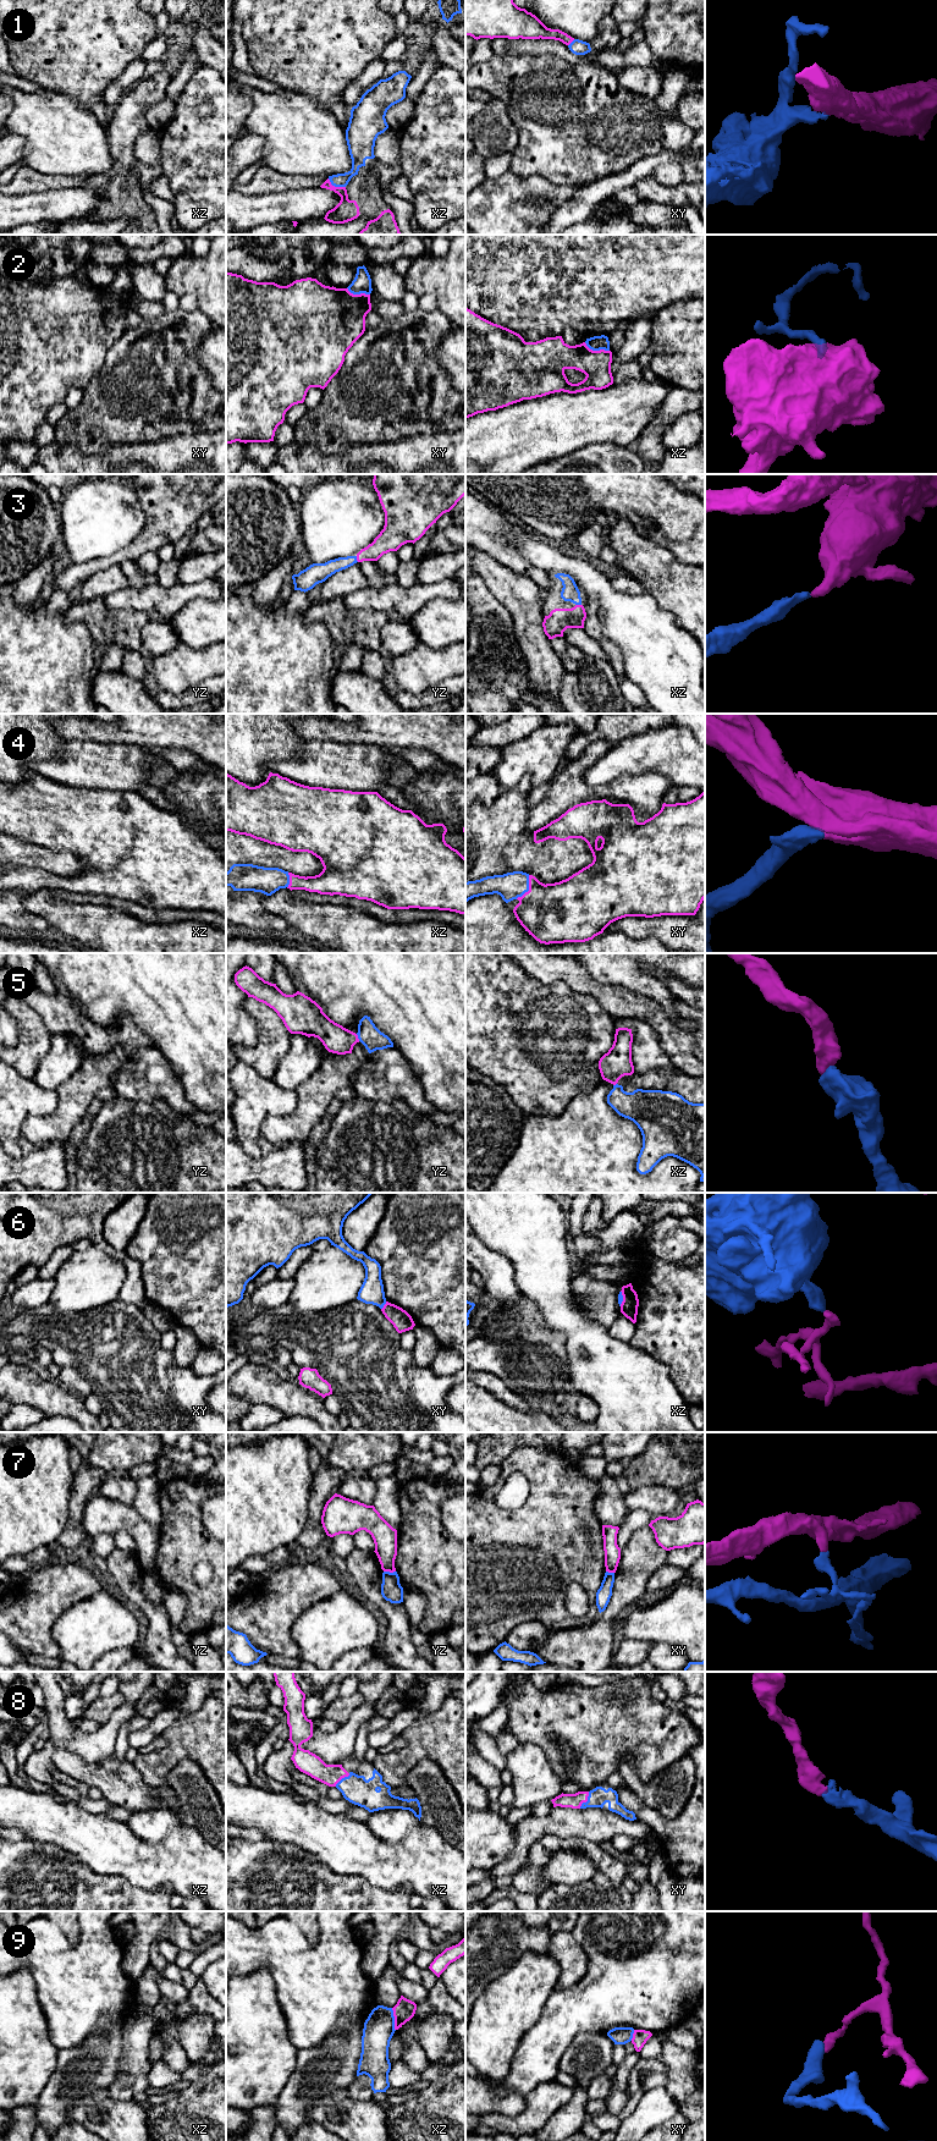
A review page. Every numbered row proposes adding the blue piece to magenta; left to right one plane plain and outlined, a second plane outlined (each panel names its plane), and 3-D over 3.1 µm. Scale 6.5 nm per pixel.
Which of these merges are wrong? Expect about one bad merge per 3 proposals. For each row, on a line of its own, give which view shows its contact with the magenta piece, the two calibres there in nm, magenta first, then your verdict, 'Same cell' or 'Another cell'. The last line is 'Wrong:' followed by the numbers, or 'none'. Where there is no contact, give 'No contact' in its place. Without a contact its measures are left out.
1: Touches magenta in xz. Thickness 150 nm (magenta) against 100 nm. Same cell
2: Touches magenta in xz. Thickness 190 nm (magenta) against 100 nm. Another cell
3: Touches magenta in yz. Thickness 150 nm (magenta) against 110 nm. Same cell
4: Touches magenta in xy. Thickness 400 nm (magenta) against 180 nm. Same cell
5: Touches magenta in yz. Thickness 190 nm (magenta) against 150 nm. Same cell
6: Touches magenta in xy. Thickness 140 nm (magenta) against 160 nm. Another cell
7: Touches magenta in yz. Thickness 160 nm (magenta) against 140 nm. Another cell
8: Touches magenta in xy. Thickness 100 nm (magenta) against 120 nm. Same cell
9: Touches magenta in xz. Thickness 140 nm (magenta) against 200 nm. Another cell
Wrong: 2, 6, 7, 9

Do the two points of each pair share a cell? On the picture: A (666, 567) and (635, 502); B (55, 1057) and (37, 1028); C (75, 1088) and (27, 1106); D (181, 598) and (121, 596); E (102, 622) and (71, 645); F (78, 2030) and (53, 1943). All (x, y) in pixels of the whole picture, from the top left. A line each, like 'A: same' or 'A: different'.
A: different
B: different
C: different
D: same
E: different
F: same

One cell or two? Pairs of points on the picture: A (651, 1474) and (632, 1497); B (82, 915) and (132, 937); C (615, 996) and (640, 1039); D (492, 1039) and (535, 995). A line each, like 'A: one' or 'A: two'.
A: two
B: one
C: two
D: one

